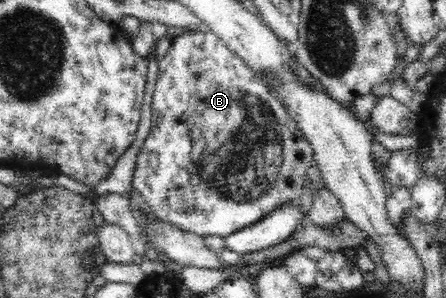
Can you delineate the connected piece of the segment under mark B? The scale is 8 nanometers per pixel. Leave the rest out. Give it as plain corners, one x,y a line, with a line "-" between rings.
211,30
185,31
174,39
167,54
158,60
152,125
137,156
133,188
143,195
159,221
203,238
209,234
228,237
283,204
300,204
307,169
314,165
314,150
275,95
277,83
267,73
253,73

